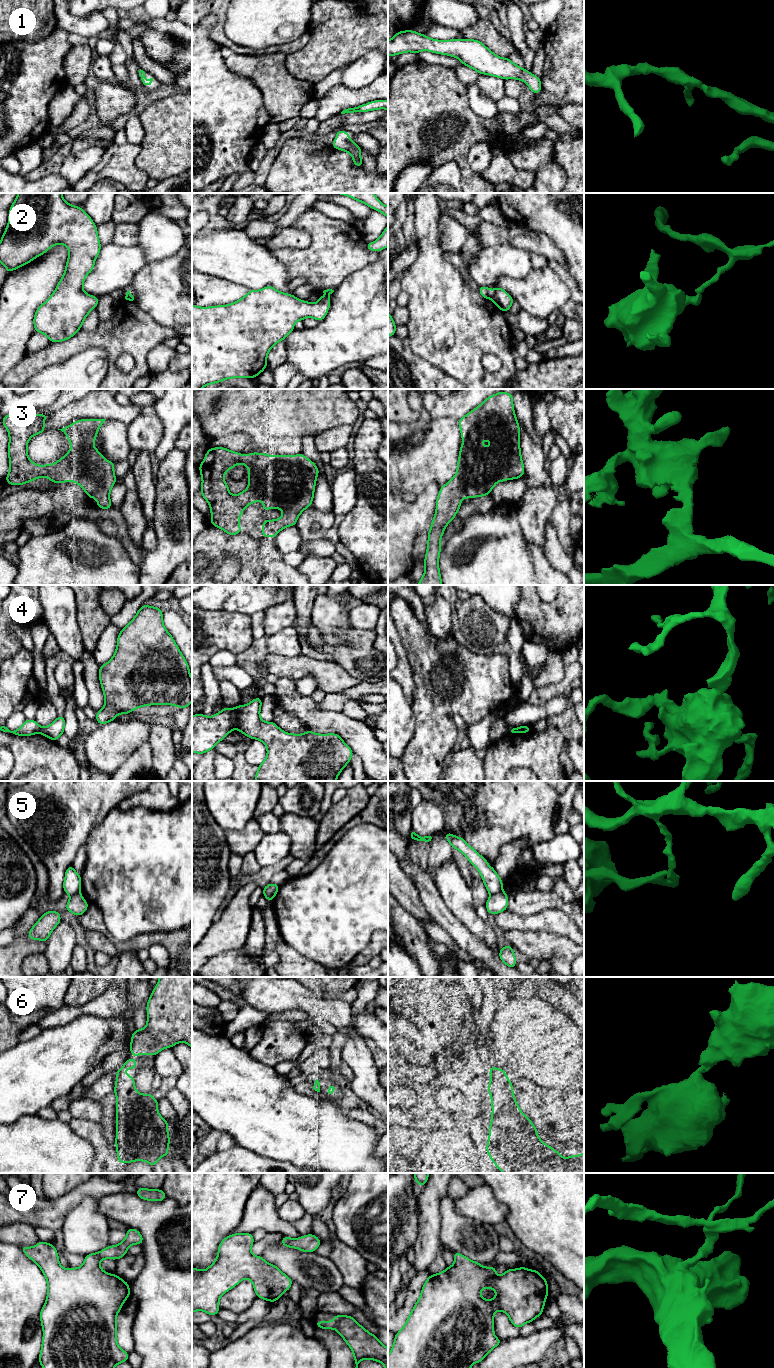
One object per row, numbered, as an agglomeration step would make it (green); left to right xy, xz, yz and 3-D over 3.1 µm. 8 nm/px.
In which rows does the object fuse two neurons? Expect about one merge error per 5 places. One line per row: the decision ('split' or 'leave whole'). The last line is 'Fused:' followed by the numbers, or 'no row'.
1: leave whole
2: split
3: leave whole
4: split
5: split
6: leave whole
7: leave whole
Fused: 2, 4, 5

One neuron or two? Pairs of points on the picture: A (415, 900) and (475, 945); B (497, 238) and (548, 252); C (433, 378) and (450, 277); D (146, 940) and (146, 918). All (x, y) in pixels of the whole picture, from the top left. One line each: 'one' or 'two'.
A: two
B: one
C: two
D: two

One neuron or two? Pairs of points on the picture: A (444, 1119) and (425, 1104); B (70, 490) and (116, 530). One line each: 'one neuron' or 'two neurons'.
A: one neuron
B: one neuron

